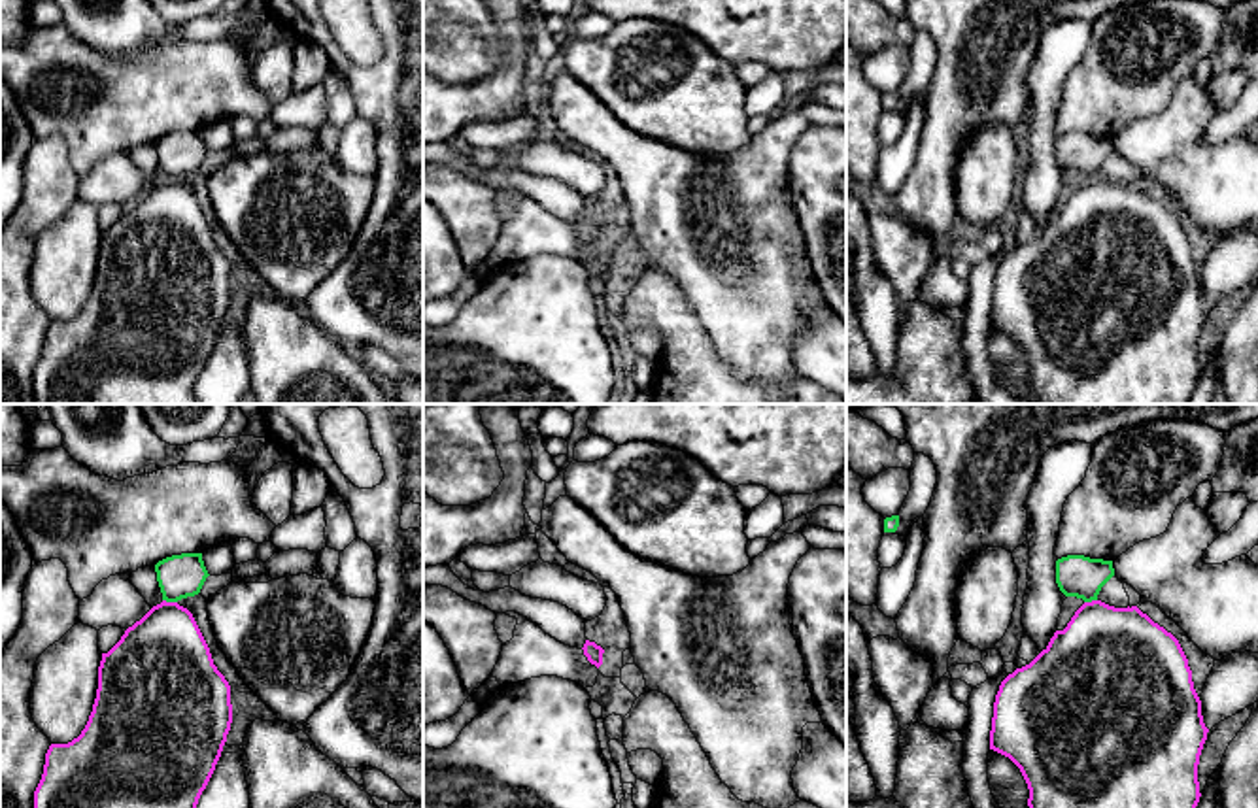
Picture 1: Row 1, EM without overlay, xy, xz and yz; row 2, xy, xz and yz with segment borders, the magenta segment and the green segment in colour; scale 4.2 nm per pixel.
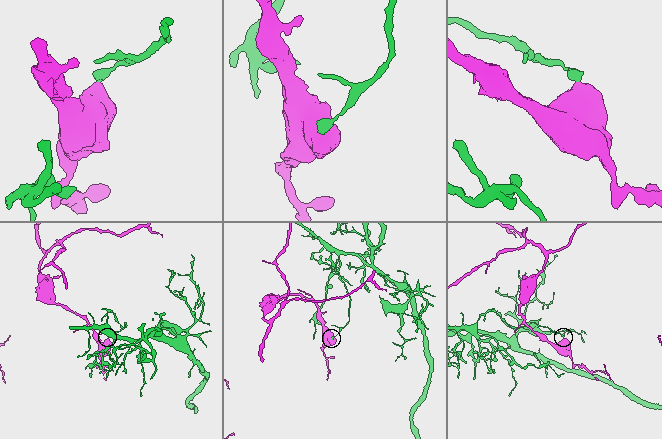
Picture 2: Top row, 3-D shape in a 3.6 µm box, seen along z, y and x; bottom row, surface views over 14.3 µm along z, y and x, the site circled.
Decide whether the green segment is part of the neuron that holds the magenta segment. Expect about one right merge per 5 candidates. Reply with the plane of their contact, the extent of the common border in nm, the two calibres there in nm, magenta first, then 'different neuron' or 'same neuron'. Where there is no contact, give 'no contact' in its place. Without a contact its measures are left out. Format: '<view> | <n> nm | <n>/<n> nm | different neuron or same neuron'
xy | 70 nm | 400/190 nm | different neuron

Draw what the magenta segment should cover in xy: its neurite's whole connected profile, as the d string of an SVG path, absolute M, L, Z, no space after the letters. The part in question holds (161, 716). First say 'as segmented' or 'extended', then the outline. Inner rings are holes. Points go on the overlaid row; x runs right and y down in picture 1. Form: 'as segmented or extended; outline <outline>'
as segmented; outline M162 600L102 653L89 721L72 742L49 746L34 791L34 808L196 808L221 757L230 723L230 685L213 665L193 614L178 602Z

